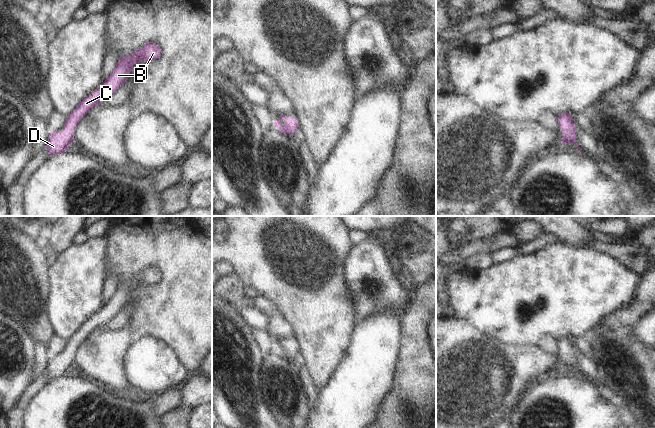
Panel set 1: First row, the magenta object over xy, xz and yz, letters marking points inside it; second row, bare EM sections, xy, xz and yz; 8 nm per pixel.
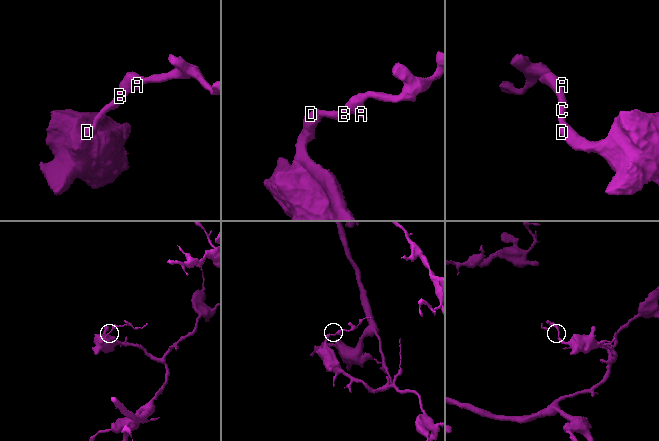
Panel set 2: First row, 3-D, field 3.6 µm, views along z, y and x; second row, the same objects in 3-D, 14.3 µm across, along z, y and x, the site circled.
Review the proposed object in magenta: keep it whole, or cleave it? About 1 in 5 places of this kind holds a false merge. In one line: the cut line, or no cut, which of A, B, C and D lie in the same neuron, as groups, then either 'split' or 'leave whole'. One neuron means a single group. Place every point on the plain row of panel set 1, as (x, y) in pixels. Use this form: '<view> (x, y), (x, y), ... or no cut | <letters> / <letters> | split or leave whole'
no cut | A B C D | leave whole

